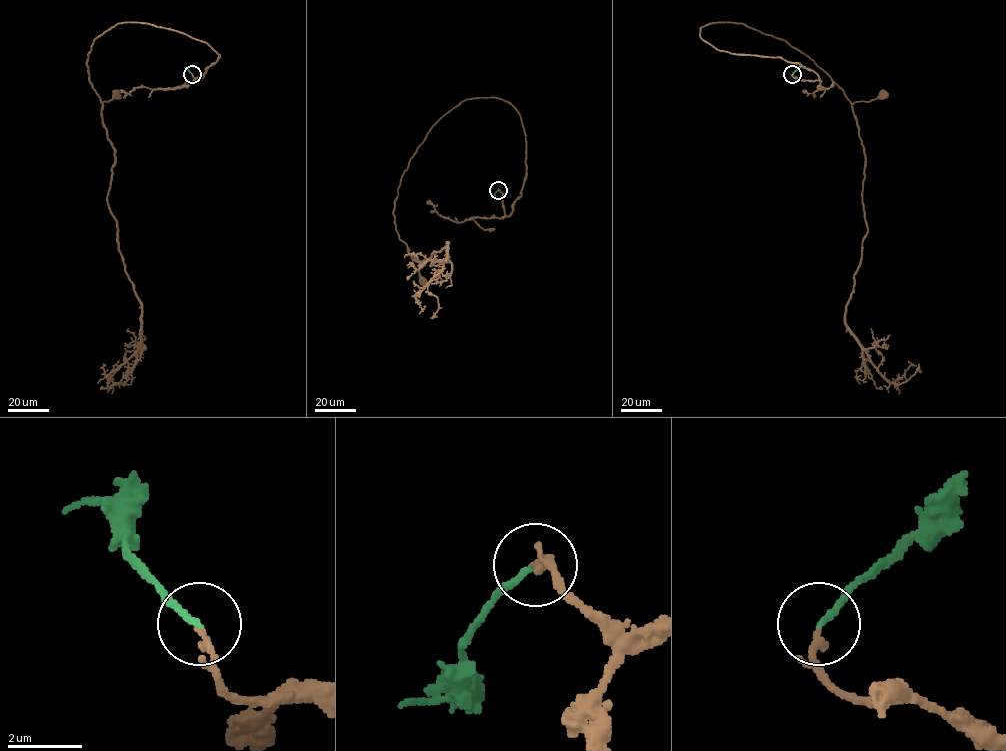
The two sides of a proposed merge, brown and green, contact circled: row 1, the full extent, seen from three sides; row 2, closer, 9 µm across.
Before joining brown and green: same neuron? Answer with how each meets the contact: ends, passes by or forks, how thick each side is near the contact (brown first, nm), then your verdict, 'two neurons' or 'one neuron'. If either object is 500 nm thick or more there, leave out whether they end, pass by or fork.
brown ends; green ends; calibres 180 and 160 nm; one neuron

